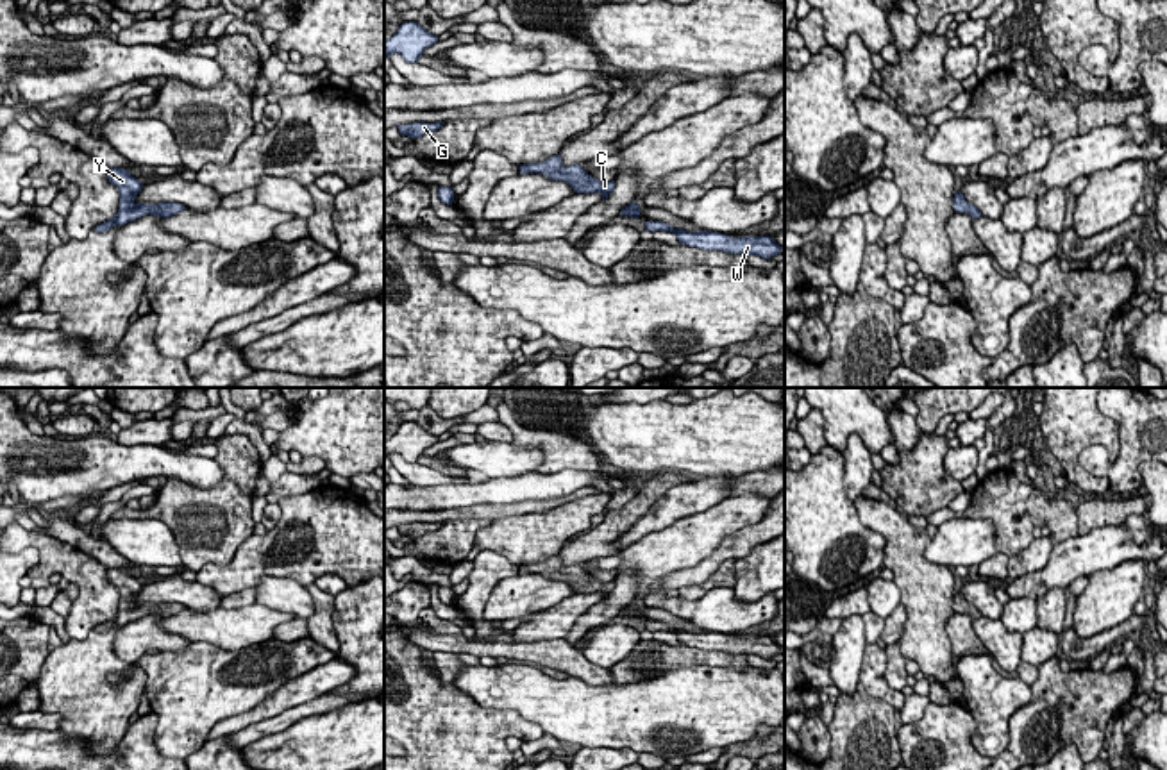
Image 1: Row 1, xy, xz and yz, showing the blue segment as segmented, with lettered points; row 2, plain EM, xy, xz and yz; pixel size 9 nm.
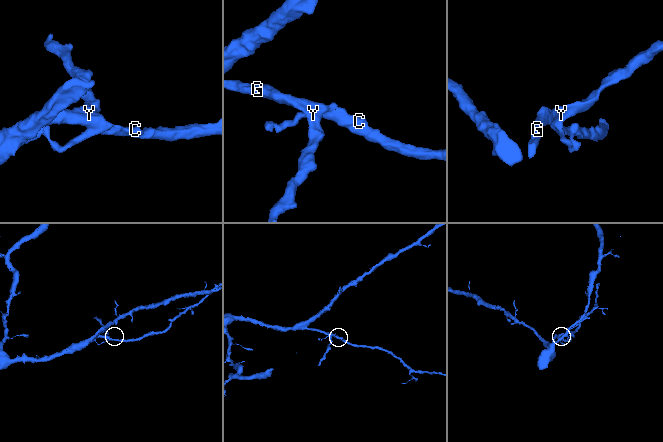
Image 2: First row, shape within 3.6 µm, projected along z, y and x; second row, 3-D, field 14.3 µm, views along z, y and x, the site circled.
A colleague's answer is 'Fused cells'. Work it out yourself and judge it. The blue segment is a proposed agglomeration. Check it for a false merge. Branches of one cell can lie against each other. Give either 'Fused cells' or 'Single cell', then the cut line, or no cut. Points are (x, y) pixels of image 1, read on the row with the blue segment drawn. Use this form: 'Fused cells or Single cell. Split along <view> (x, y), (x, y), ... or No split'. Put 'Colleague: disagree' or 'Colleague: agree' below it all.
Single cell. No split
Colleague: disagree

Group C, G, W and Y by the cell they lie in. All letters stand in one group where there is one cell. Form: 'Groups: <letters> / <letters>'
Groups: C G W Y

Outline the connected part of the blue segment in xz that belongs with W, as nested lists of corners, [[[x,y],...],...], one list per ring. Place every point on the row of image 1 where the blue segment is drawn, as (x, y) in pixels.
[[[643,222],[643,225],[645,225],[645,230],[651,230],[651,232],[656,232],[656,230],[674,232],[679,243],[702,248],[702,250],[760,255],[763,259],[770,259],[772,255],[781,254],[781,247],[770,236],[731,238],[727,234],[708,232],[708,230],[688,232],[683,229],[674,229],[663,222]]]

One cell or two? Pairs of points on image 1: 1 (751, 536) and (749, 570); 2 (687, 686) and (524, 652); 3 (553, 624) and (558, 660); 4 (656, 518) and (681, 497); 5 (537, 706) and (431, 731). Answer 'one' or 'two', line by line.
1: two
2: two
3: two
4: one
5: two

